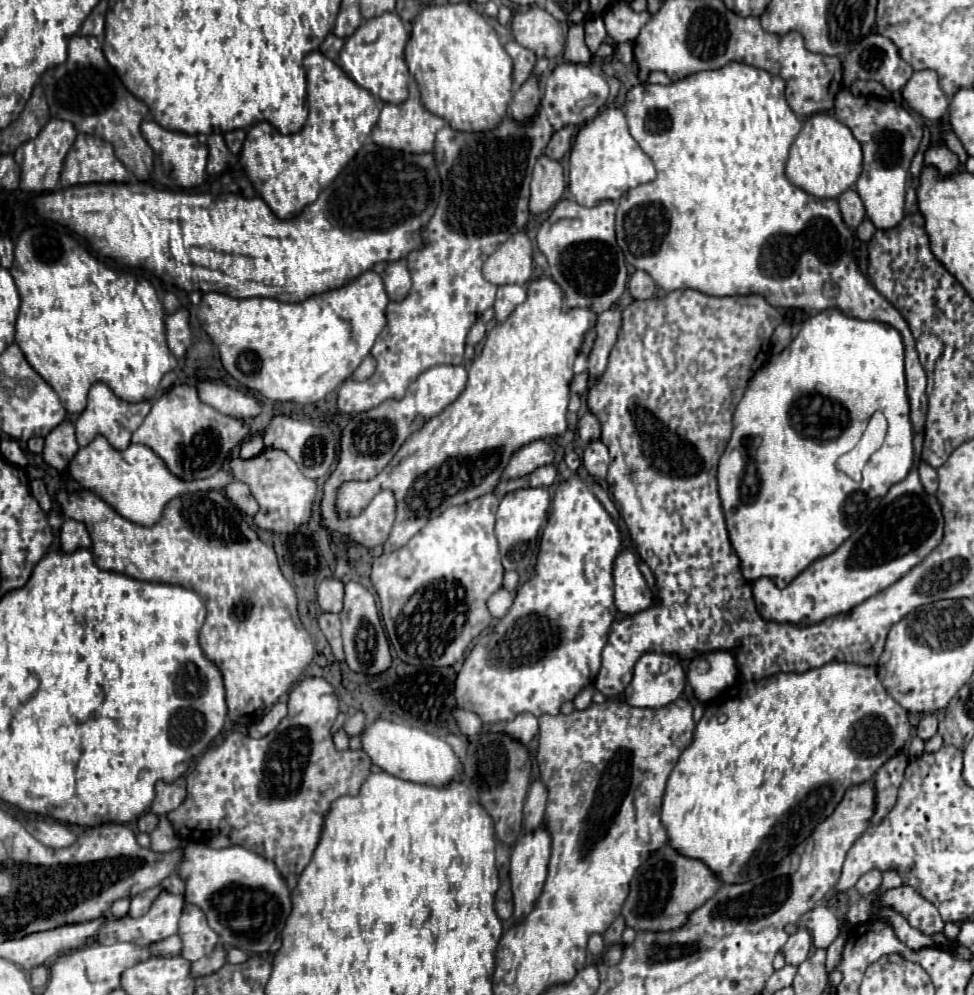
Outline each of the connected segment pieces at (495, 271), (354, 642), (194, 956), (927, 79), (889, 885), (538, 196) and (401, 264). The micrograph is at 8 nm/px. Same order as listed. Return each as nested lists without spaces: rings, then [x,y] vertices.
[[[525,233],[511,235],[483,265],[483,277],[493,285],[525,285],[531,281],[531,273],[531,241]]]
[[[347,581],[345,583],[345,597],[343,597],[343,611],[341,623],[343,623],[343,645],[345,645],[345,661],[349,669],[361,671],[361,673],[381,673],[391,665],[391,653],[389,643],[385,637],[385,631],[379,621],[377,603],[371,591],[367,591],[361,583]]]
[[[185,905],[179,921],[179,937],[183,943],[181,955],[187,961],[197,961],[209,955],[217,943],[217,933],[207,925],[203,911],[195,905]]]
[[[931,69],[913,73],[913,77],[903,87],[903,99],[923,119],[939,119],[949,107],[949,99],[941,91],[937,75]]]
[[[885,871],[883,873],[883,883],[881,883],[881,891],[887,891],[887,889],[893,889],[893,887],[899,887],[901,885],[901,877],[895,873],[895,871]]]
[[[541,155],[533,169],[531,199],[529,199],[531,213],[543,213],[551,209],[561,199],[563,191],[565,181],[561,163],[555,159],[547,159],[547,155]]]
[[[399,259],[395,263],[377,263],[375,273],[381,273],[389,299],[401,301],[411,289],[411,275],[407,271],[407,261]]]

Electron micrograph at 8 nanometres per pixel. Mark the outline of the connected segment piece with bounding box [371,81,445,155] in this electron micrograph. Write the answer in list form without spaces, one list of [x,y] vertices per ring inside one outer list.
[[[411,81],[409,83],[409,97],[407,101],[399,103],[399,105],[385,105],[381,109],[381,115],[379,115],[379,121],[375,123],[373,127],[373,133],[371,133],[371,139],[379,145],[379,147],[387,147],[387,149],[395,149],[395,151],[407,151],[407,153],[415,153],[415,155],[421,155],[421,153],[427,153],[427,151],[433,151],[433,141],[435,141],[435,135],[437,131],[445,125],[445,121],[433,113],[429,113],[421,99],[419,99],[419,89],[417,89],[417,83]]]

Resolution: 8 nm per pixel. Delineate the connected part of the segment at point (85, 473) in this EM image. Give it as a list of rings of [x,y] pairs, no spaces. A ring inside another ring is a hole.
[[[97,435],[87,447],[81,447],[77,455],[65,469],[65,475],[77,481],[83,489],[99,495],[105,503],[111,503],[119,515],[139,523],[143,527],[151,527],[161,519],[163,507],[173,497],[193,493],[193,491],[207,491],[207,489],[223,489],[233,481],[229,471],[219,471],[209,479],[201,481],[183,481],[169,473],[165,463],[145,445],[131,443],[127,449],[117,451],[109,445],[103,435]]]

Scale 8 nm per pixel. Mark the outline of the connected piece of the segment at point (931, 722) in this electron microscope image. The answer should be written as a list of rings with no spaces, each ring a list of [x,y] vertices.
[[[925,715],[919,725],[917,725],[917,735],[927,741],[929,737],[933,737],[937,733],[937,717],[935,715]]]

